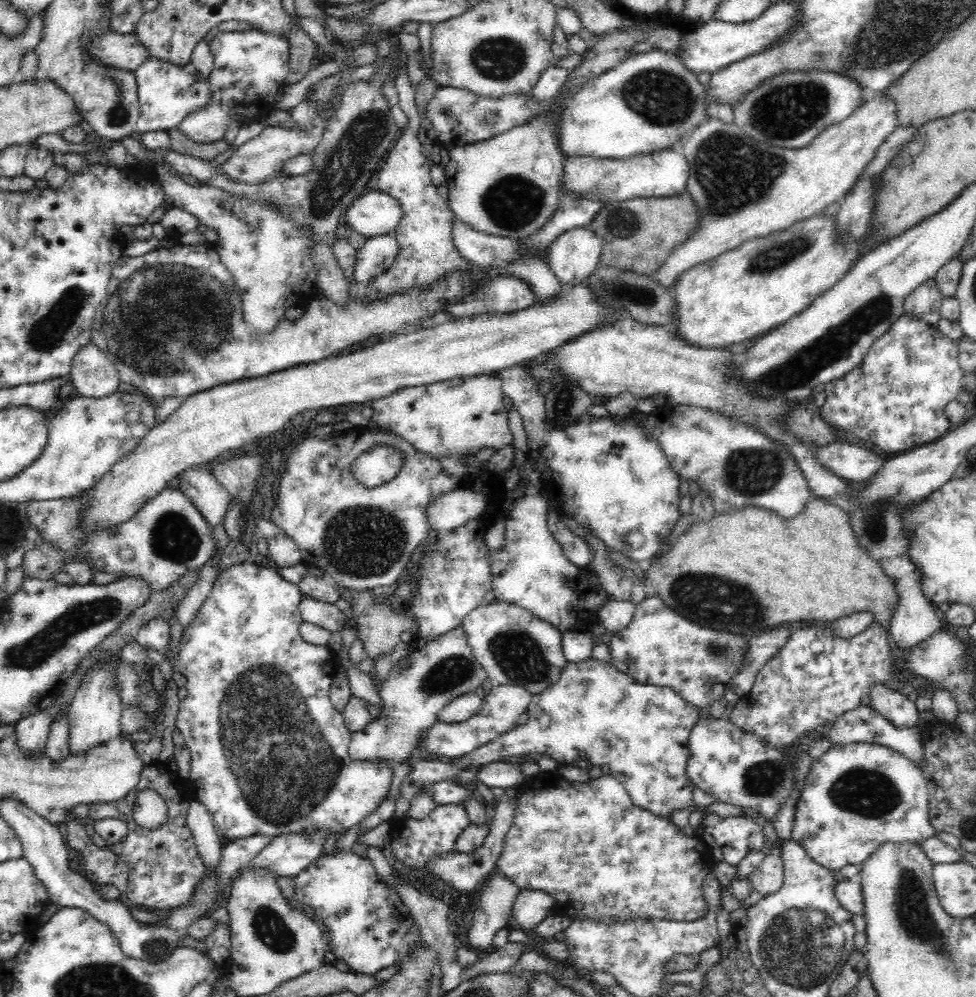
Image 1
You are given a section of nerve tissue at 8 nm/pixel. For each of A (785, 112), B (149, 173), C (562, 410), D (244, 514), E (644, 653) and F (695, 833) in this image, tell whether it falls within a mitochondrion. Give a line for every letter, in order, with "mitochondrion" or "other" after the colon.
A: mitochondrion
B: other
C: mitochondrion
D: mitochondrion
E: other
F: other

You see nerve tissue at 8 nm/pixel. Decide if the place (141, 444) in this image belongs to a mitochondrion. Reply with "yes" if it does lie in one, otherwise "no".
no

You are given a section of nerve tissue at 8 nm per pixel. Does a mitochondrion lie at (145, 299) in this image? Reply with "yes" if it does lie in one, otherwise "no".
yes

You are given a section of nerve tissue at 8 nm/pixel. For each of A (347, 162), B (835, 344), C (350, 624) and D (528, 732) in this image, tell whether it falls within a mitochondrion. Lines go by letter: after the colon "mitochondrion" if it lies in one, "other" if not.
A: mitochondrion
B: mitochondrion
C: other
D: other

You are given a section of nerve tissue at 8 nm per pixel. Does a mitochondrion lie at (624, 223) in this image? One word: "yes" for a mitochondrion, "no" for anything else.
yes

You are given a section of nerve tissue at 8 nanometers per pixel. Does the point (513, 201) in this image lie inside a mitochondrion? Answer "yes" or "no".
yes

